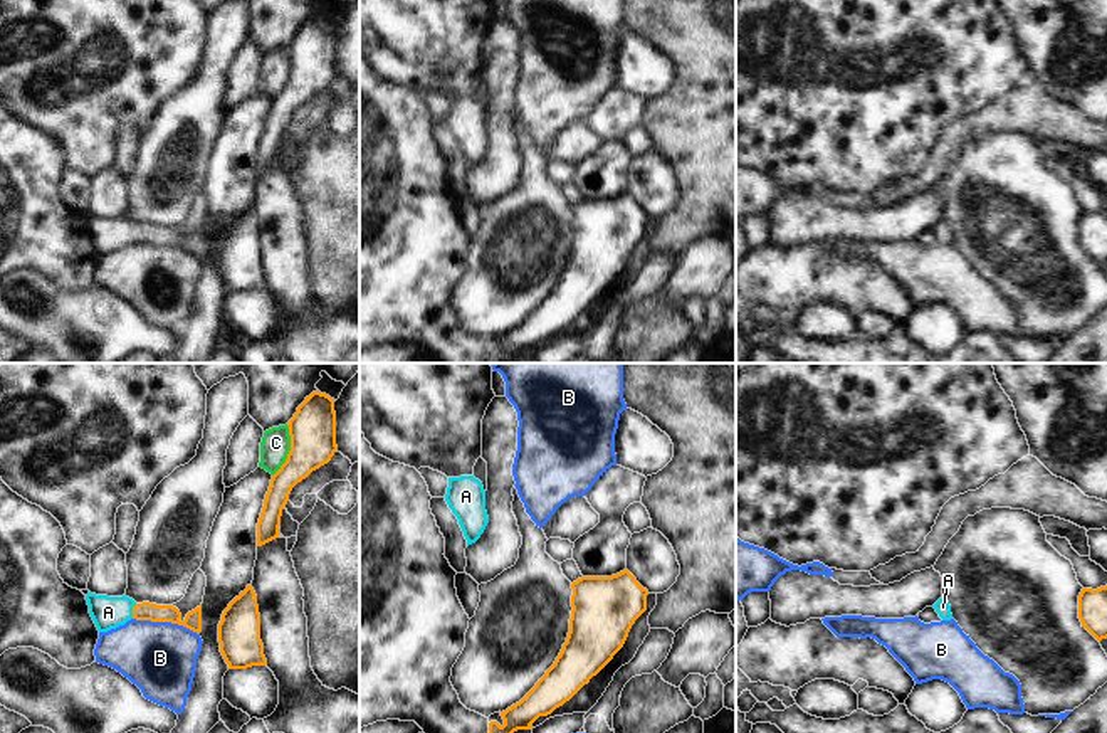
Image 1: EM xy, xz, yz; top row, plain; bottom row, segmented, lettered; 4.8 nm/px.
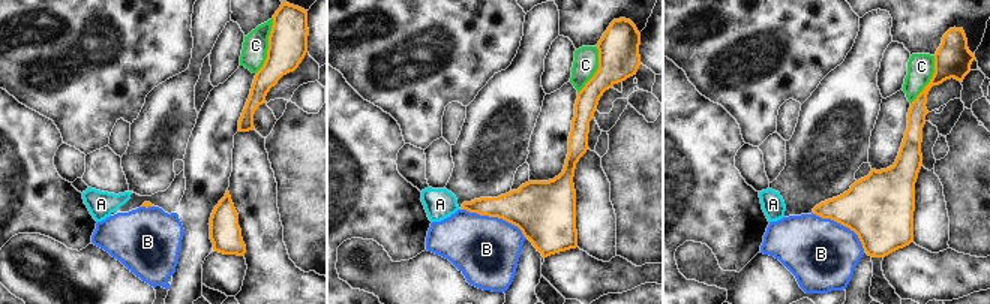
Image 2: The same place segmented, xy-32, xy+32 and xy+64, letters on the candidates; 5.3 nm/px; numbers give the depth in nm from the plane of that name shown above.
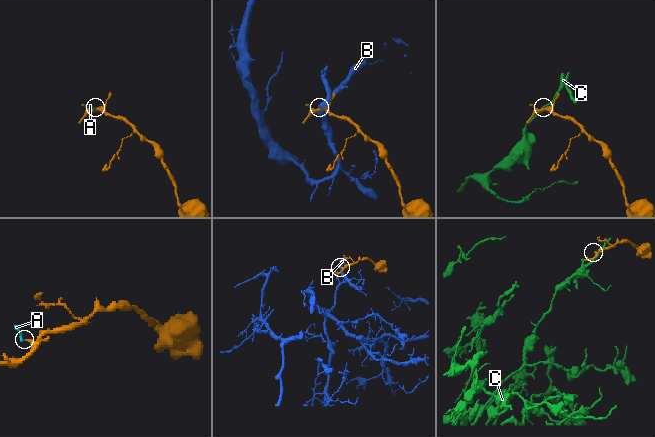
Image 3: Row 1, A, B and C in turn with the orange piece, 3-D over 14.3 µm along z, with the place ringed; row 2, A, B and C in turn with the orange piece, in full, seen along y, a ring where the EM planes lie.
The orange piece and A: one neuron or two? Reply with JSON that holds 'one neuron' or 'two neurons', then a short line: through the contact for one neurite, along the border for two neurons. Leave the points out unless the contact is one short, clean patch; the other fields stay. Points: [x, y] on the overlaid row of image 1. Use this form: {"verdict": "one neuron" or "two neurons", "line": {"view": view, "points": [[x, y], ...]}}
{"verdict": "one neuron", "line": {"view": "xy", "points": [[145, 611], [133, 611], [108, 612]]}}

